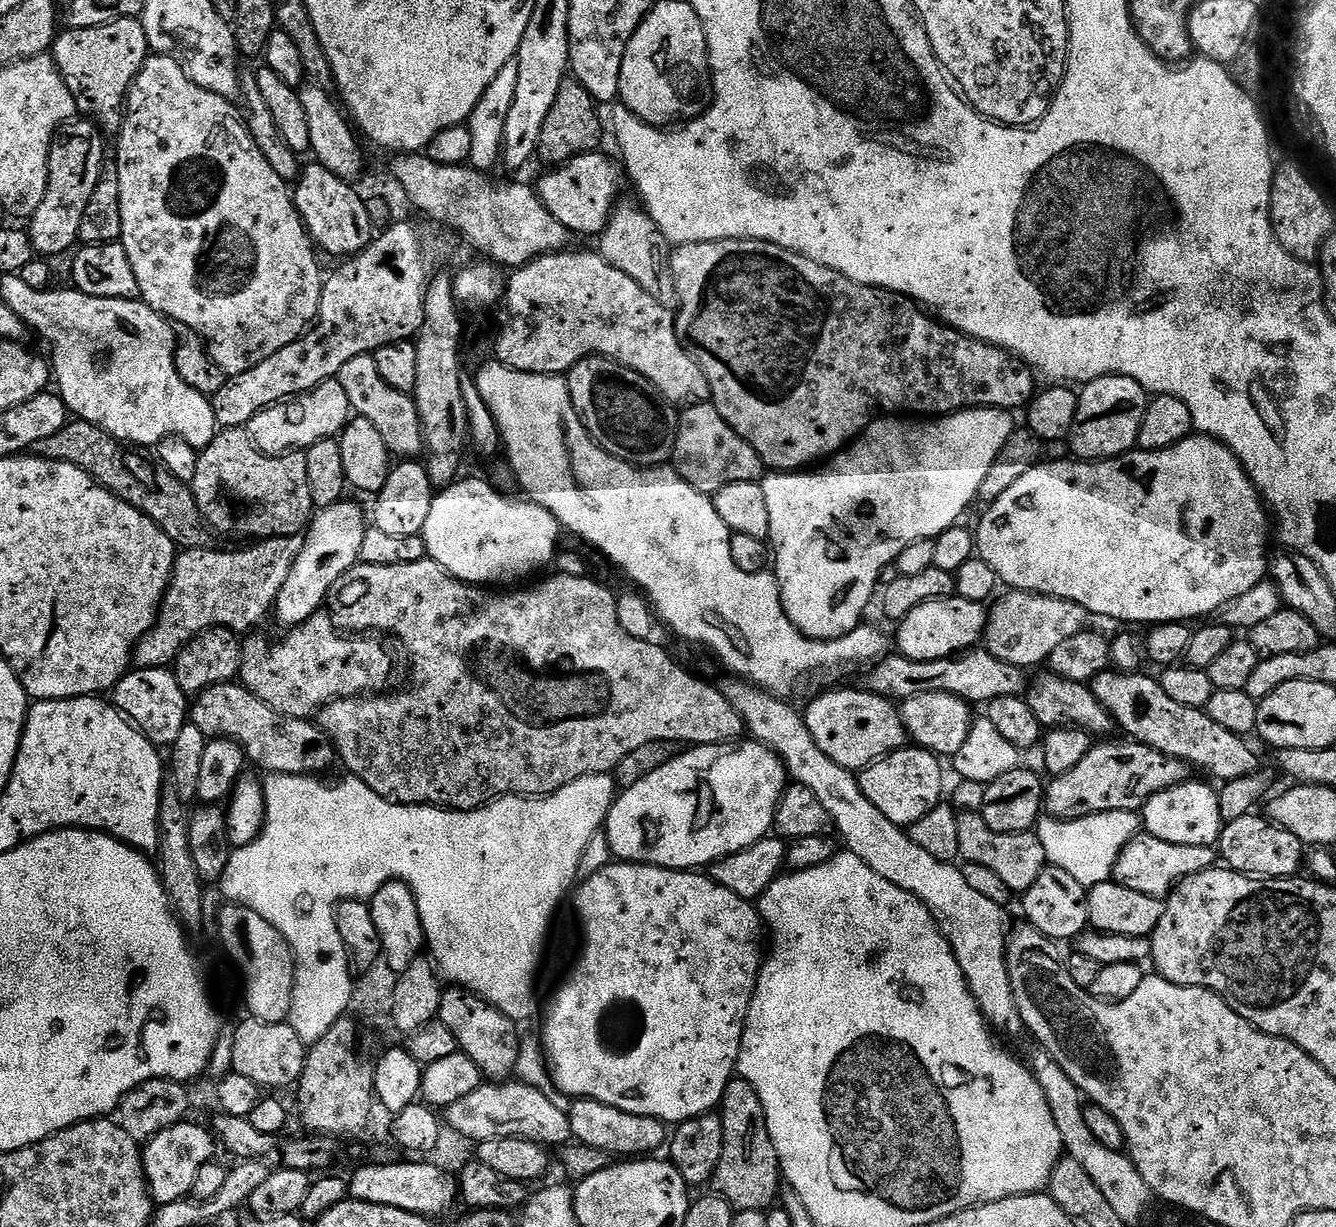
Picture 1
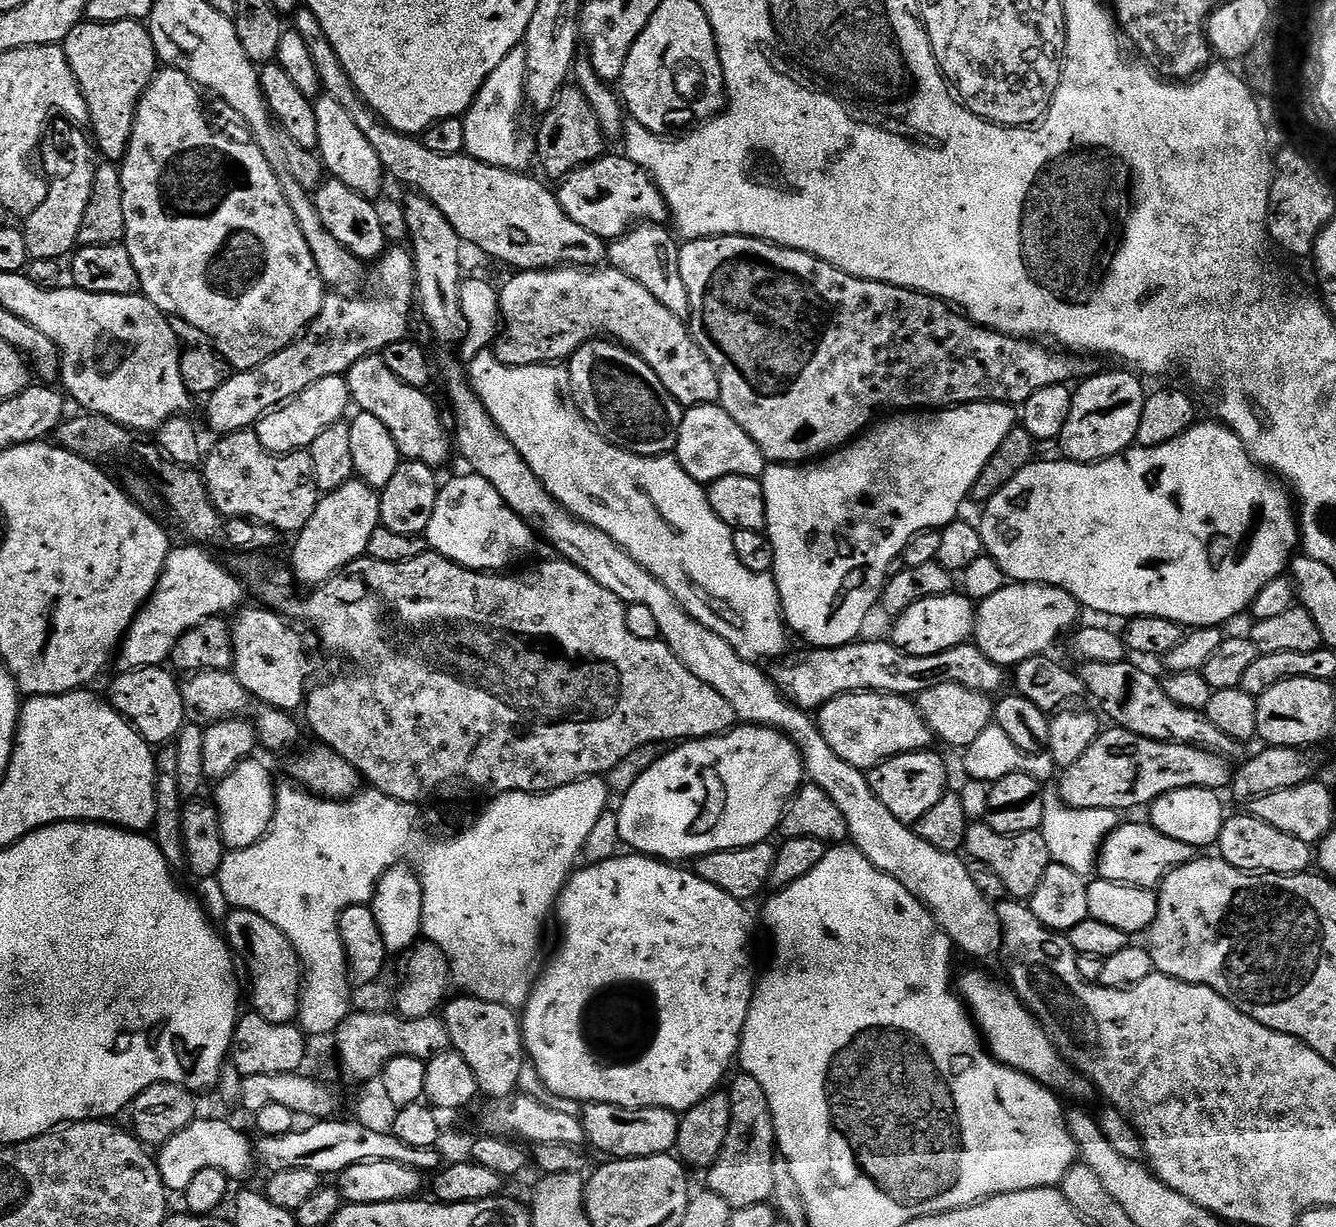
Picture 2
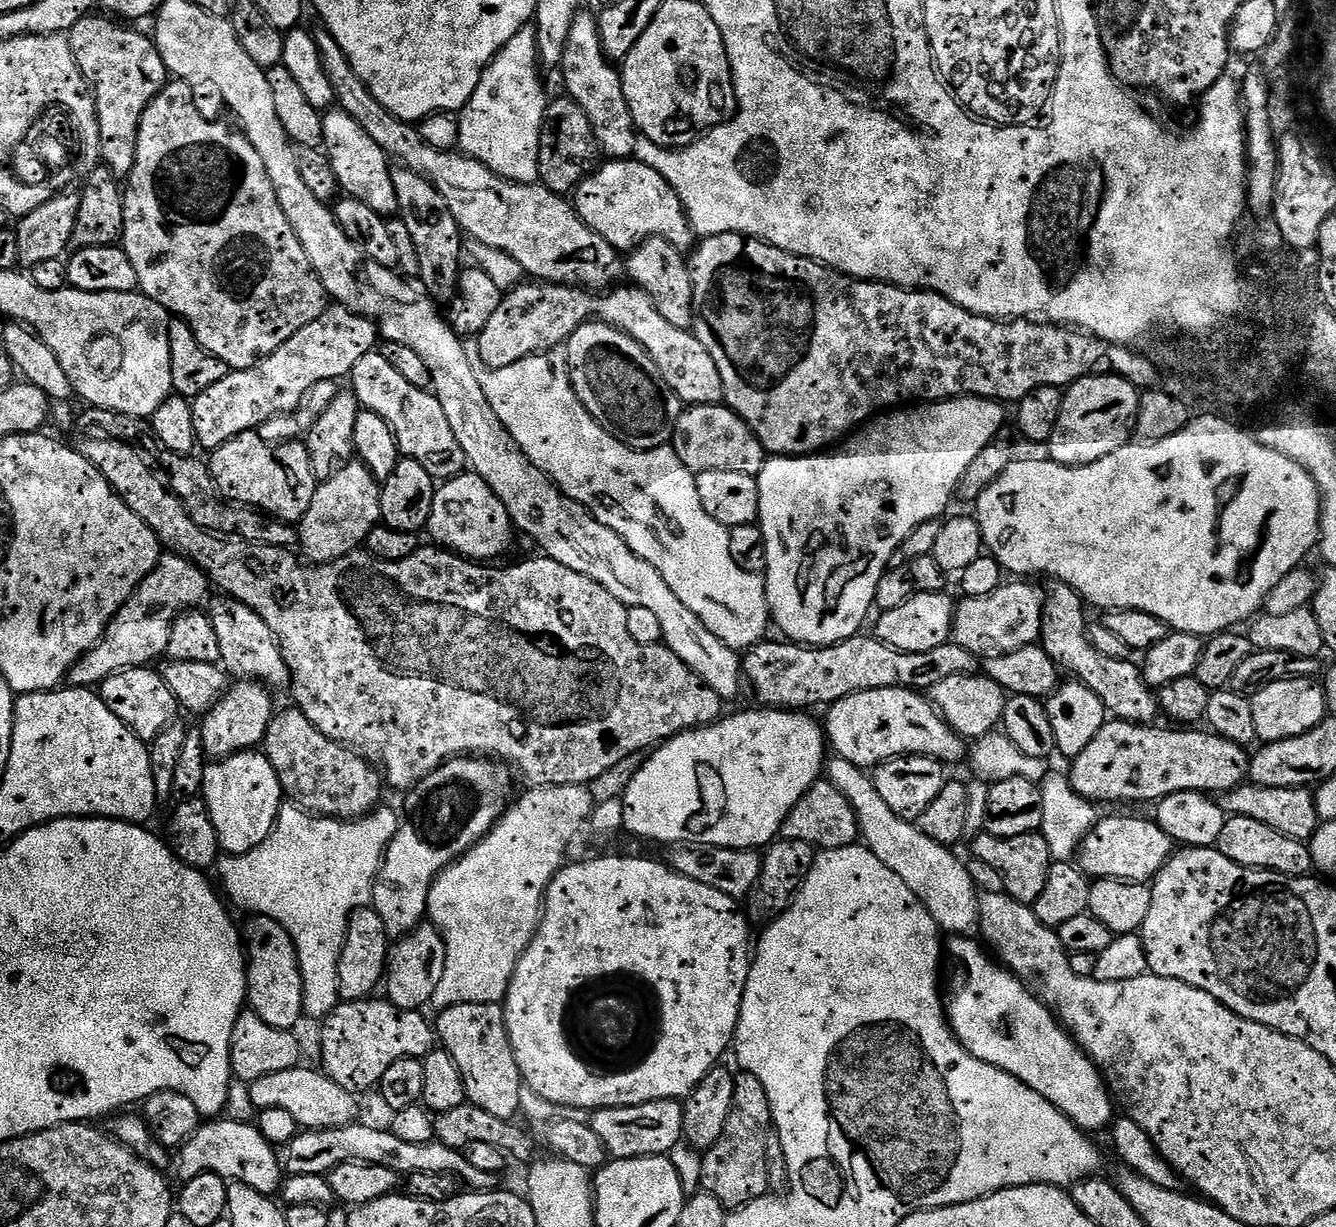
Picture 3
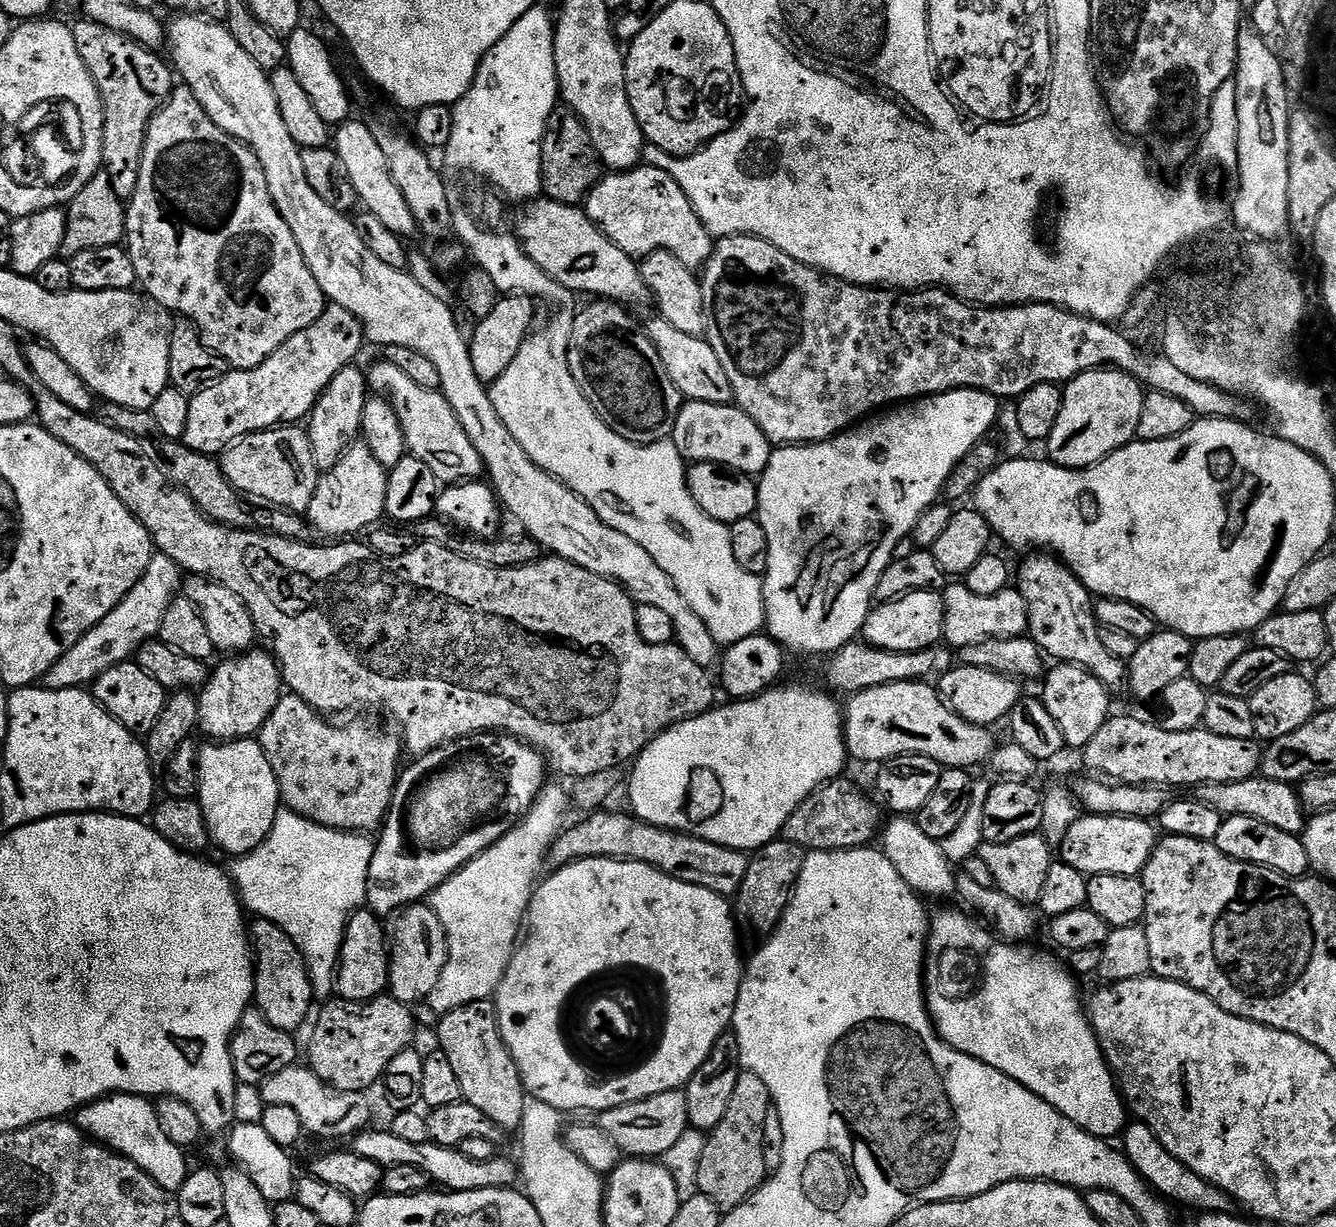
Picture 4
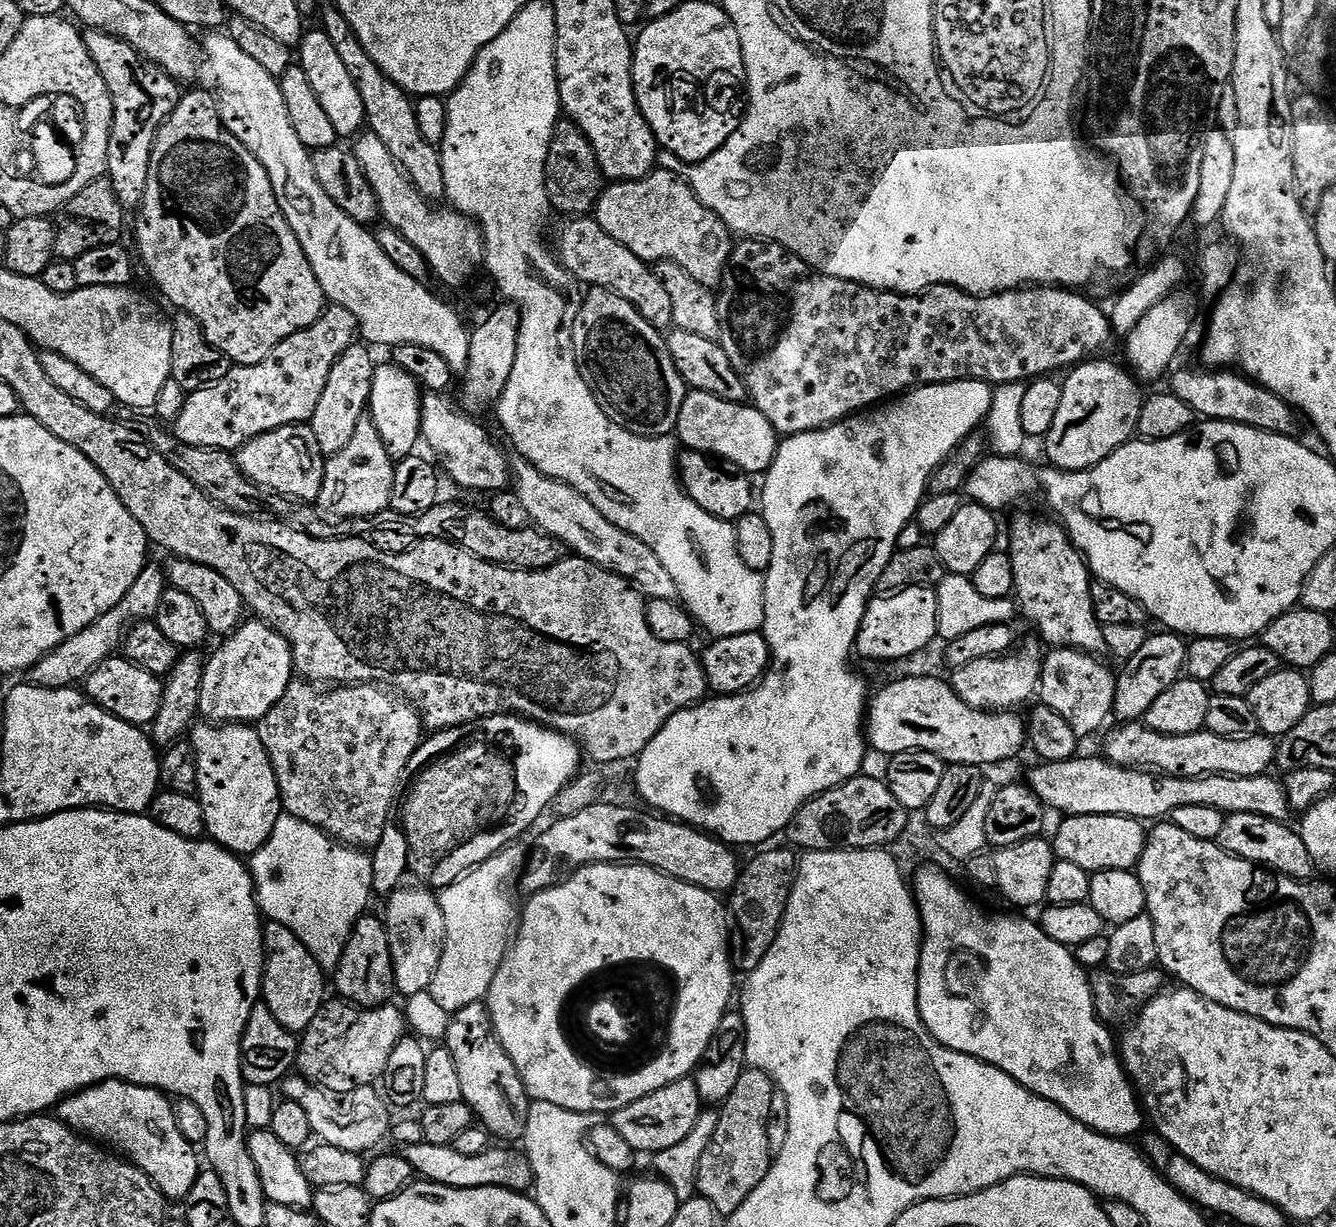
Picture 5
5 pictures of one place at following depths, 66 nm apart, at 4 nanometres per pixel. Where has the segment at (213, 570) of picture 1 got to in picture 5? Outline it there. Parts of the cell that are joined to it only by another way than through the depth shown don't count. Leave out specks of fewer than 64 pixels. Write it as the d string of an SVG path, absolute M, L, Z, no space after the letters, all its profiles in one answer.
M155 562L149 563L142 570L142 574L138 574L138 582L134 582L134 586L130 586L126 598L122 598L122 602L118 602L118 606L114 606L114 610L110 610L106 614L102 614L102 618L90 622L90 626L86 626L86 630L74 634L74 638L66 638L66 642L62 642L62 646L50 650L50 654L43 656L35 666L28 669L27 683L33 684L36 688L71 688L87 680L88 675L103 660L108 659L123 645L124 638L133 624L139 624L142 620L155 617L158 602L162 602L165 587L166 577L163 567L159 563L157 565Z

